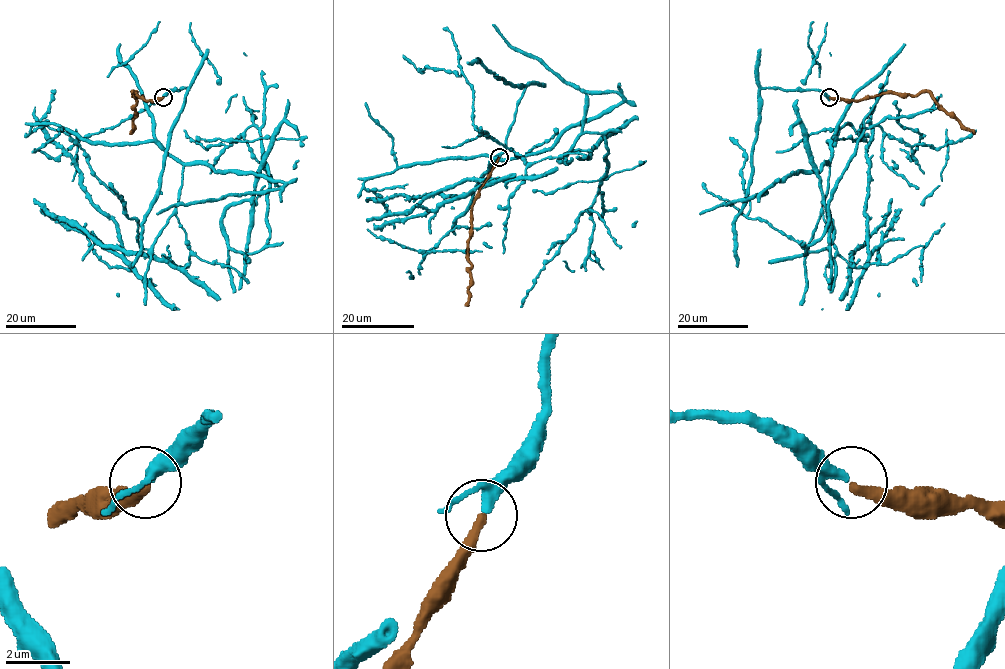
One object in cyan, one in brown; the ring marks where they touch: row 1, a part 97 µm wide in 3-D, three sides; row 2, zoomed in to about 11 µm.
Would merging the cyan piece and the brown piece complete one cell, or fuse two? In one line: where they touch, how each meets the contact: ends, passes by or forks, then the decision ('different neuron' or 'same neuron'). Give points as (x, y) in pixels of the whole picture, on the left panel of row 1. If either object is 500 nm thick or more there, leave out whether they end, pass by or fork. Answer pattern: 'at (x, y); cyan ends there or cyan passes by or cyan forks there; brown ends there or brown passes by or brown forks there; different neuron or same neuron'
at (163, 97); cyan passes by; brown ends there; same neuron

